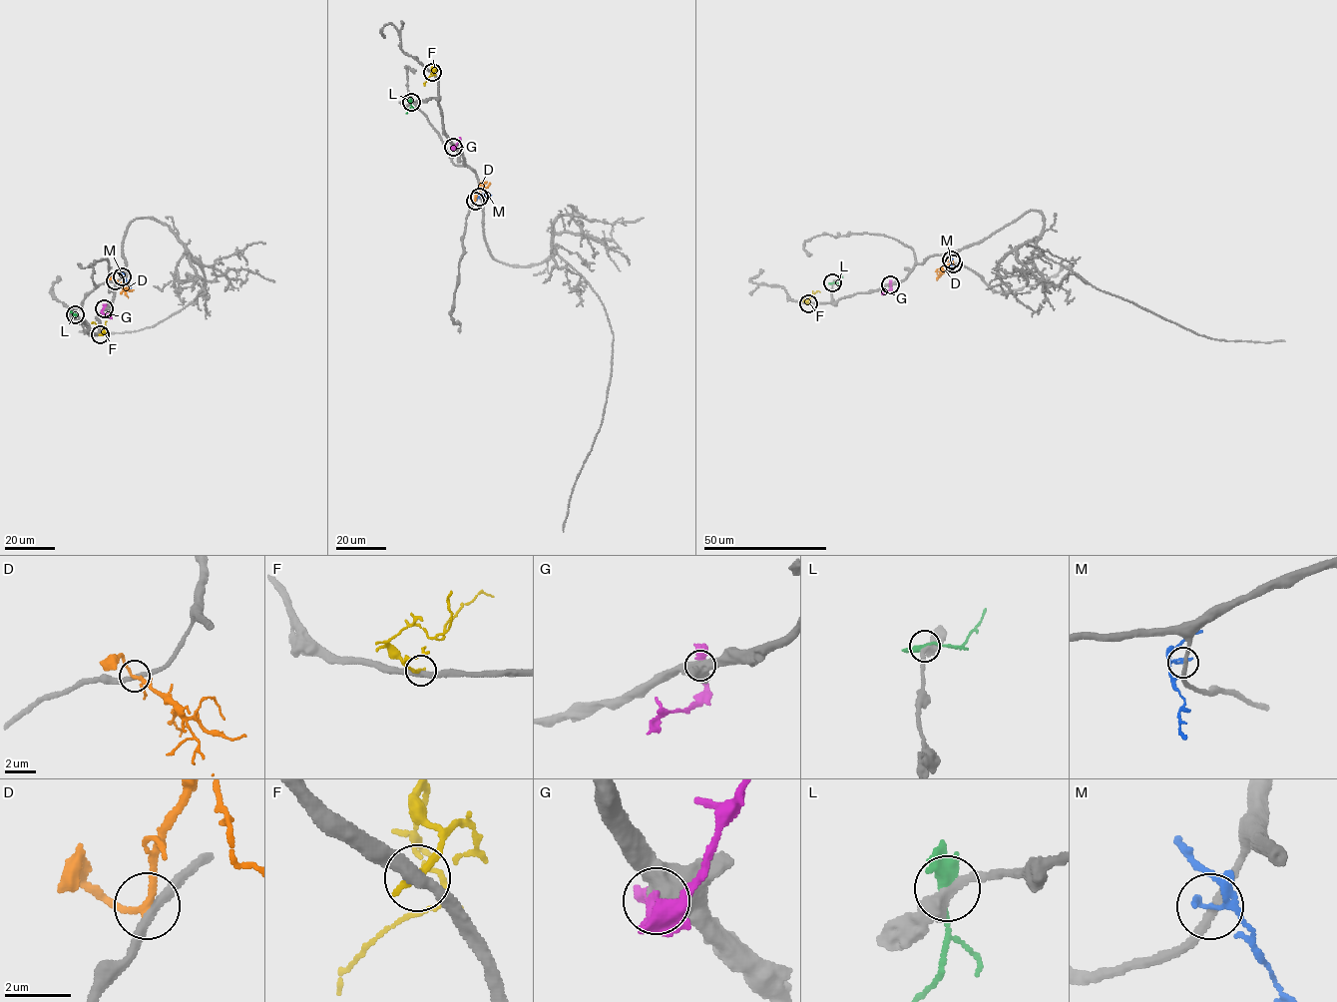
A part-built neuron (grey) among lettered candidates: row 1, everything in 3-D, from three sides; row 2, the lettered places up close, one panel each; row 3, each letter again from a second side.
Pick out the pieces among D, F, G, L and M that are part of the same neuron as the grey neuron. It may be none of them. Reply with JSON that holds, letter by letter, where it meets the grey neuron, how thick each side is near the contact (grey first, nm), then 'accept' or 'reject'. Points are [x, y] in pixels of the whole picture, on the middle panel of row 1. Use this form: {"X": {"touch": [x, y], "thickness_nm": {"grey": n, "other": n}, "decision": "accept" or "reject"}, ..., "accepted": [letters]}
{"D": {"touch": [475, 201], "thickness_nm": {"grey": 280, "other": 200}, "decision": "reject"}, "F": {"touch": [432, 72], "thickness_nm": {"grey": 380, "other": 260}, "decision": "reject"}, "G": {"touch": [453, 147], "thickness_nm": {"grey": 550, "other": 360}, "decision": "reject"}, "L": {"touch": [411, 102], "thickness_nm": {"grey": 360, "other": 320}, "decision": "reject"}, "M": {"touch": [479, 197], "thickness_nm": {"grey": 260, "other": 180}, "decision": "reject"}, "accepted": []}

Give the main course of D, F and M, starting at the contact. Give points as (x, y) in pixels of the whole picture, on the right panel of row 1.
D: (953, 263), (944, 266), (938, 278)
F: (807, 303), (803, 297), (810, 297), (819, 291)
M: (951, 259), (952, 271)

